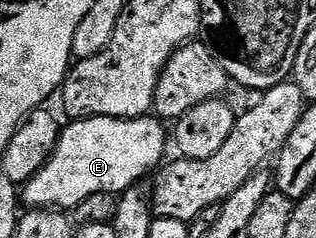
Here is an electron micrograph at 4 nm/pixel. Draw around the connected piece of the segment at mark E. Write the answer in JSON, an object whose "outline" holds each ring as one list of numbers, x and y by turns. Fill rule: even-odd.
{"outline":[[156,117,79,118,68,124,70,126,62,129,47,164,25,183,23,202,26,207,72,212,87,196,95,196,95,192,124,194,166,161,166,123]]}

